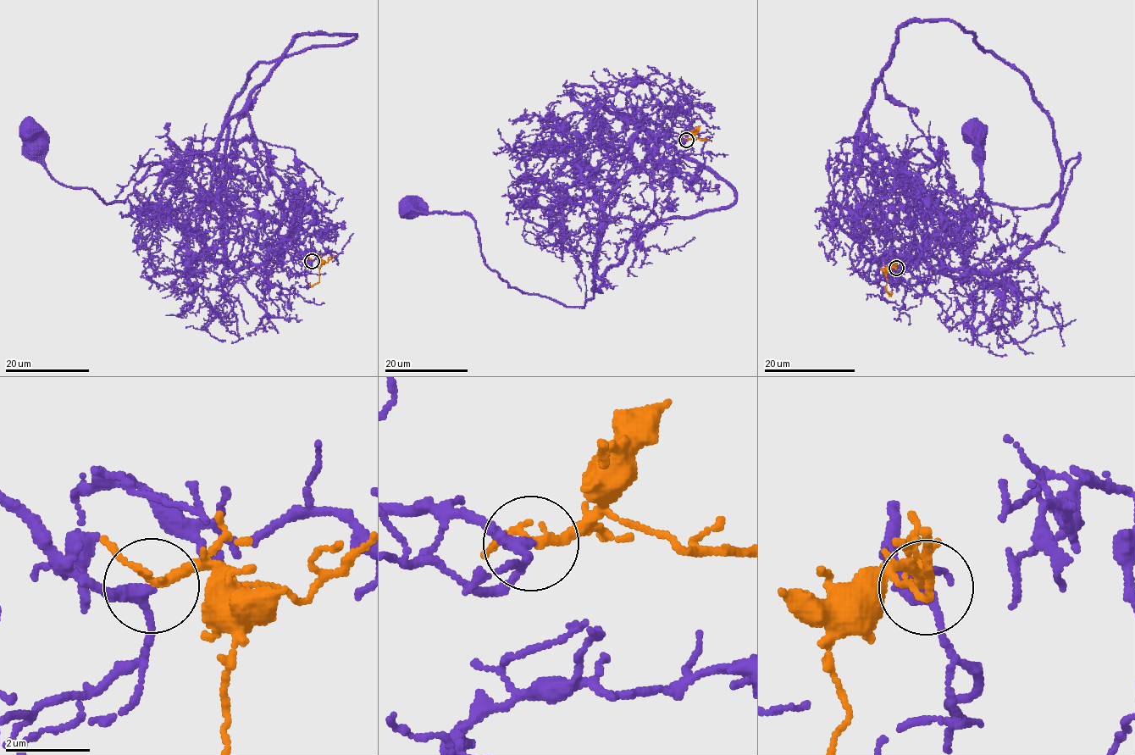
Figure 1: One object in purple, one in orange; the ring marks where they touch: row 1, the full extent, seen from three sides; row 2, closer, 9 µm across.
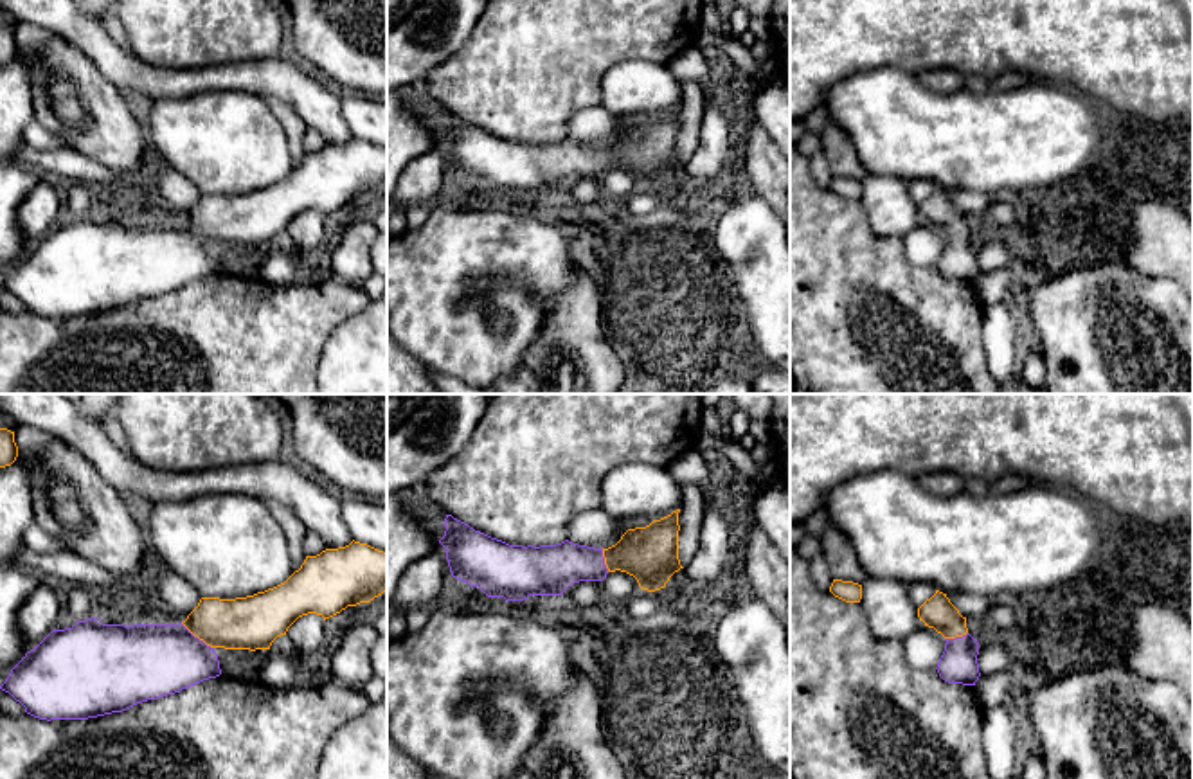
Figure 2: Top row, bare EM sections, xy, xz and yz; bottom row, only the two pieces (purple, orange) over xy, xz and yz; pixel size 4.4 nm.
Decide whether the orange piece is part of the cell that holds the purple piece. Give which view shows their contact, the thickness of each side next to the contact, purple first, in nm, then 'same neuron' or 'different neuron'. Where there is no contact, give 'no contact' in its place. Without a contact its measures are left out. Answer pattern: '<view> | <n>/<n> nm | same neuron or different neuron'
xy | 340/240 nm | same neuron

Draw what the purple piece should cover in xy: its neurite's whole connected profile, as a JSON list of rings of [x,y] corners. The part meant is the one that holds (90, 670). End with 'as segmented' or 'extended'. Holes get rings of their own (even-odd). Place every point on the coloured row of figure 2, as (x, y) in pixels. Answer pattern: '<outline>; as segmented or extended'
[[[351,542],[345,547],[326,549],[317,556],[306,556],[299,570],[284,583],[247,597],[220,599],[202,597],[198,606],[178,624],[103,624],[97,617],[77,621],[72,628],[52,630],[34,649],[11,669],[2,691],[25,707],[25,712],[40,720],[88,720],[112,712],[122,712],[137,703],[180,693],[203,680],[221,675],[216,648],[225,649],[270,649],[272,642],[286,635],[288,628],[302,615],[317,613],[324,621],[347,606],[371,603],[387,590],[387,552],[367,543]]]; extended

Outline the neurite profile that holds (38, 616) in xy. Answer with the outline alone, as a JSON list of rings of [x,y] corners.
[[[40,583],[27,597],[16,615],[27,651],[34,649],[56,628],[61,606],[58,594],[45,583]]]

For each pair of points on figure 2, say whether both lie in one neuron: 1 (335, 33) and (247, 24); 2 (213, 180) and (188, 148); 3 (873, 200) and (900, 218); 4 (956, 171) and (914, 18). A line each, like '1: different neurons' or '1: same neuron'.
1: different neurons
2: same neuron
3: same neuron
4: different neurons

